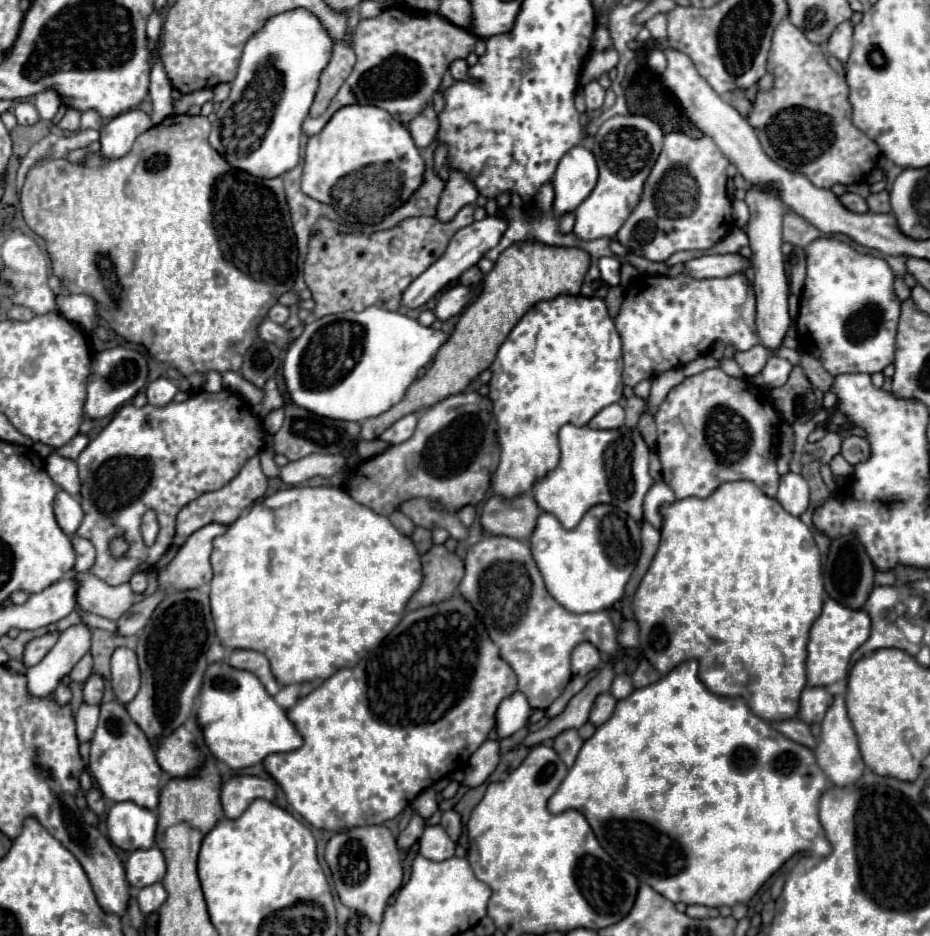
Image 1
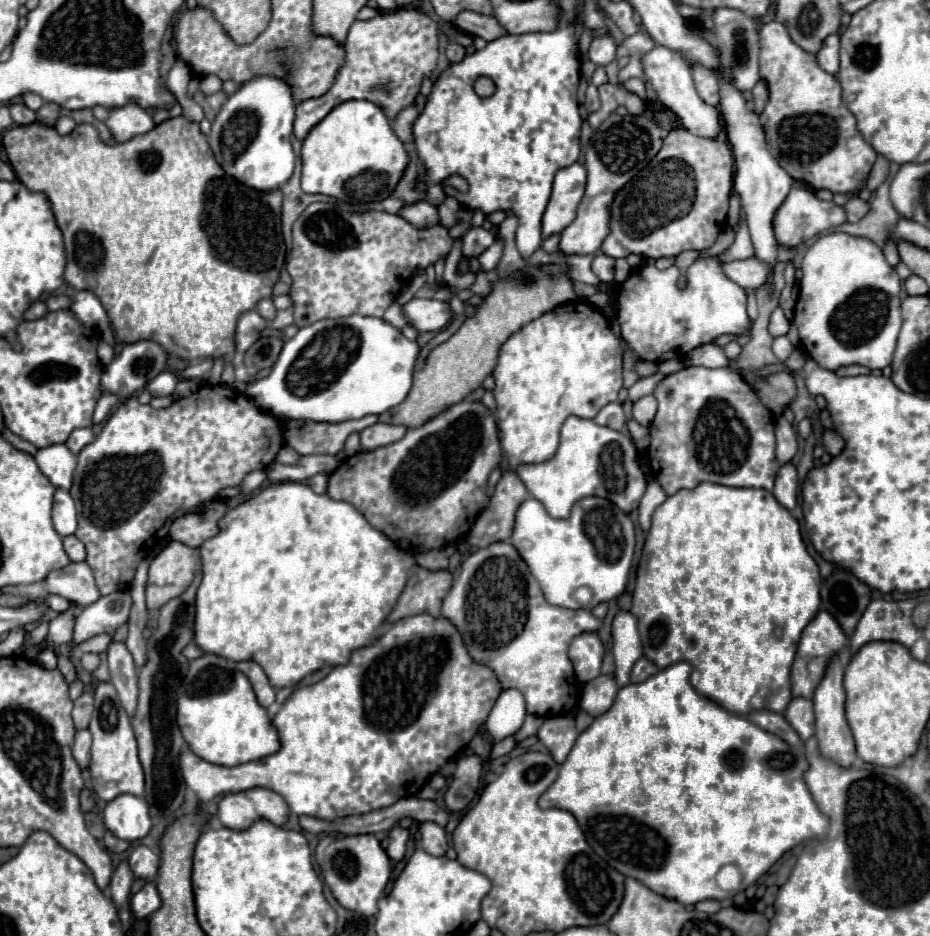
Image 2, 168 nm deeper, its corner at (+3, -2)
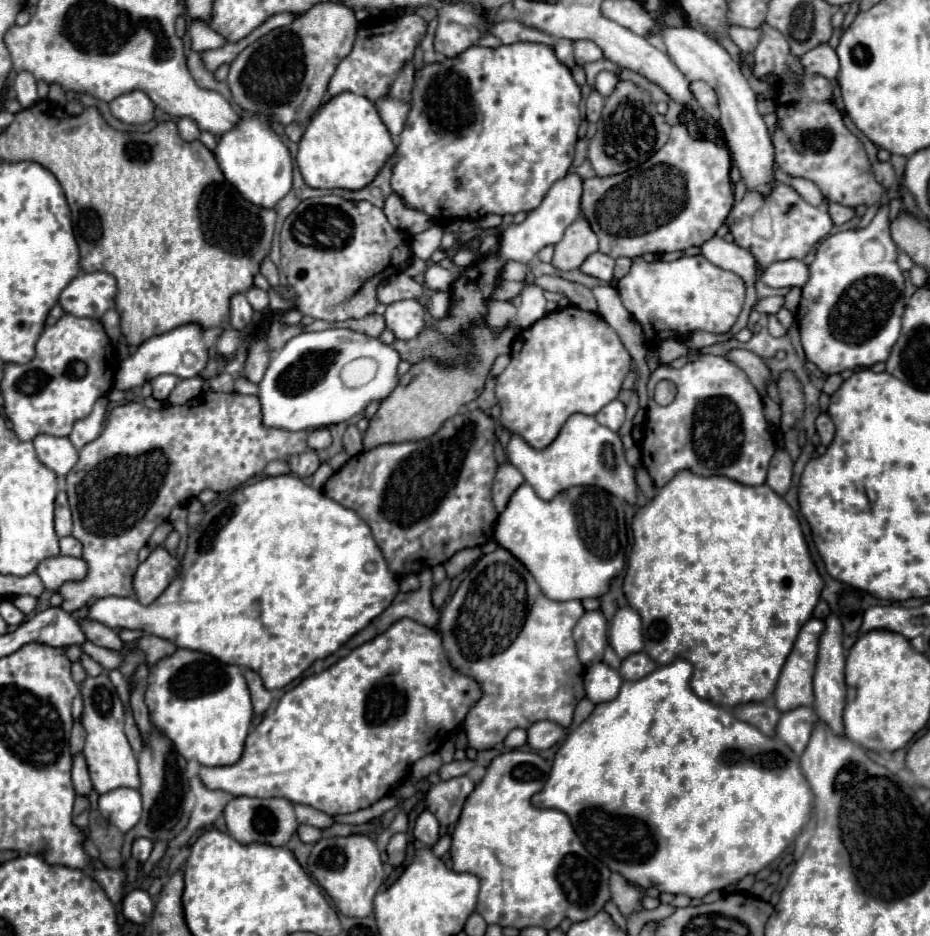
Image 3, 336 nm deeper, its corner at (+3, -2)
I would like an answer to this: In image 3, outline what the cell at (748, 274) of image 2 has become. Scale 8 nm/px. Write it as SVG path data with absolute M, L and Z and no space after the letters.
M785 260L785 262L773 262L767 268L763 268L759 280L773 288L785 288L785 286L797 286L801 288L805 280L809 278L809 270L805 262L801 260Z

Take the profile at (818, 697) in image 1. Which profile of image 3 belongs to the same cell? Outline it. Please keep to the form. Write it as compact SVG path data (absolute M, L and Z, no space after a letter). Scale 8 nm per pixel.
M799 706L781 716L781 720L777 724L777 736L785 744L789 744L789 748L793 748L793 752L797 756L801 756L815 724L817 724L815 710L809 706Z

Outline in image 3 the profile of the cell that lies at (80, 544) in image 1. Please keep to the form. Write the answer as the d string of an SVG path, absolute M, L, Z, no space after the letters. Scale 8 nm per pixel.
M73 536L61 538L59 544L61 544L61 554L63 554L63 556L75 556L75 558L79 558L79 556L83 554L81 542L79 542L77 538L73 538Z

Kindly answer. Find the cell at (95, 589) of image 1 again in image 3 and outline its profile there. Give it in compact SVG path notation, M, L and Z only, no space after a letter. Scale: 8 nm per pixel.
M69 556L49 558L37 566L37 576L47 590L57 592L65 582L81 582L87 576L87 562Z

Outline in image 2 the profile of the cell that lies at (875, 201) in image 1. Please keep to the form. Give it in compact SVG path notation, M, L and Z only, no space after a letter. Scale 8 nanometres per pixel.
M851 198L843 208L847 214L847 222L859 222L869 212L869 202L861 198Z

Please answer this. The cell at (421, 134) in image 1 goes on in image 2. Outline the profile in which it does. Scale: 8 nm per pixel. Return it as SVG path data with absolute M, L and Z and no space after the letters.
M417 96L415 98L415 102L411 104L411 106L407 106L407 108L403 108L399 114L397 114L397 118L393 120L393 130L395 130L395 134L397 134L397 138L401 140L401 142L413 142L413 122L415 122L415 118L421 114L421 110L423 110L423 106L425 106L425 96Z

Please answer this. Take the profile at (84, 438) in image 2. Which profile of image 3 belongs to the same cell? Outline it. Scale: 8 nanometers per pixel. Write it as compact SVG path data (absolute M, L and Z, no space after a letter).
M107 396L99 398L97 404L95 404L95 408L93 408L93 412L91 412L85 420L79 420L79 422L73 426L73 432L69 434L69 440L71 440L71 444L73 444L77 450L83 448L85 444L93 442L93 440L101 434L107 404L109 404Z

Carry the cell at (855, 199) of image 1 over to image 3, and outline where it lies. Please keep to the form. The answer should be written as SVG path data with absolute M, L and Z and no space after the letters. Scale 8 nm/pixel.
M781 182L775 184L775 190L769 196L747 192L745 198L733 206L727 220L731 222L735 244L751 250L759 268L777 260L803 260L813 244L825 238L833 228L833 220L825 208L811 206L793 188Z

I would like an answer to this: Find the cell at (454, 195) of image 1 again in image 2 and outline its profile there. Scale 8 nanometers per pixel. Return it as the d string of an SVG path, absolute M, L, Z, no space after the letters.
M419 200L417 204L409 204L409 208L401 208L401 212L397 212L397 214L403 220L407 220L409 224L413 224L415 228L427 228L429 224L439 222L437 206L429 204L427 200Z

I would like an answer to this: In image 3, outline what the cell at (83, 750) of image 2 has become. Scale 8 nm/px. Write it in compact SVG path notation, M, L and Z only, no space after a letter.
M79 752L75 754L75 762L73 762L73 786L77 794L89 794L91 792L91 780L89 780L89 770L87 770L87 762L85 756Z

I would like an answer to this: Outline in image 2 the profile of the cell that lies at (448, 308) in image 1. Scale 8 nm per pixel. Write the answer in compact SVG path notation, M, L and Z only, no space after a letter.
M413 298L403 308L405 308L405 318L419 332L437 332L453 318L449 304L441 300Z

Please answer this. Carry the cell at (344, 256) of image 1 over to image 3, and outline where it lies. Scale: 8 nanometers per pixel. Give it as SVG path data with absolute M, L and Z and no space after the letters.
M333 194L321 196L321 198L309 198L309 200L303 200L303 202L287 216L287 220L285 220L283 228L281 228L281 270L285 272L285 276L287 276L287 280L289 280L289 286L291 286L291 288L295 290L295 294L297 294L297 304L295 304L295 308L297 308L303 316L311 316L311 318L315 318L315 320L345 322L345 320L351 320L351 318L359 320L359 318L365 318L365 316L373 314L375 308L377 308L377 304L379 304L379 300L377 300L377 288L379 288L389 276L393 276L393 274L405 270L405 266L407 266L409 260L411 260L409 238L407 238L401 230L395 230L395 228L389 224L389 220L387 220L387 216L385 216L385 212L383 212L381 208L377 208L377 206L373 206L373 204L369 204L369 202L347 202L347 200L343 200L343 198L339 198L339 196L333 196Z

